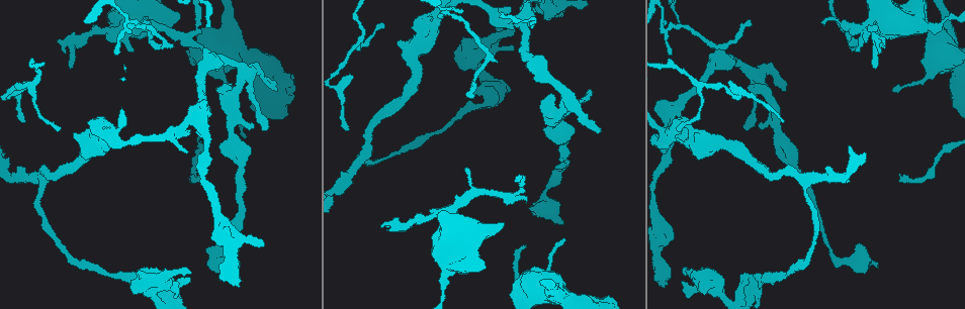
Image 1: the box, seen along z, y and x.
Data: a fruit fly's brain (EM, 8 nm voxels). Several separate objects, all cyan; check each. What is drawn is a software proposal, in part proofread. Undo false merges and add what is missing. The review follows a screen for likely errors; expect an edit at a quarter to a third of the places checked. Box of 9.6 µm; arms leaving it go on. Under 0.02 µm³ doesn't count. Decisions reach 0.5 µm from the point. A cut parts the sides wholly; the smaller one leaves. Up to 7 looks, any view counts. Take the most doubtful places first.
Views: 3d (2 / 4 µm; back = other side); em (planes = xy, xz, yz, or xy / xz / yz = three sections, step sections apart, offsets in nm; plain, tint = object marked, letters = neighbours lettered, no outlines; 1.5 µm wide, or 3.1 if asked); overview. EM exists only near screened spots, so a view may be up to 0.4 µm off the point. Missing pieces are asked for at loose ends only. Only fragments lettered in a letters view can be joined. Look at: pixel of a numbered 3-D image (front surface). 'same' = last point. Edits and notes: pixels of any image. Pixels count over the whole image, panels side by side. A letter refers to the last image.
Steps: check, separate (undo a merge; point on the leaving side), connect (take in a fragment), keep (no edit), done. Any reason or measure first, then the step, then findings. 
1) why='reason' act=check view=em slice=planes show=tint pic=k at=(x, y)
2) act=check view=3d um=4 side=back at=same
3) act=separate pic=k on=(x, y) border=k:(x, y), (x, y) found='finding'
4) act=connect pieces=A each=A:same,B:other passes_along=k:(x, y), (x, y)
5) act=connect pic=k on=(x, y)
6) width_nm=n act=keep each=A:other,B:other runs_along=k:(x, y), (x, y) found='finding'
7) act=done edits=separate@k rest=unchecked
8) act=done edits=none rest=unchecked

why='an open end' act=check view=3d um=2 pic=1 at=(855, 51)

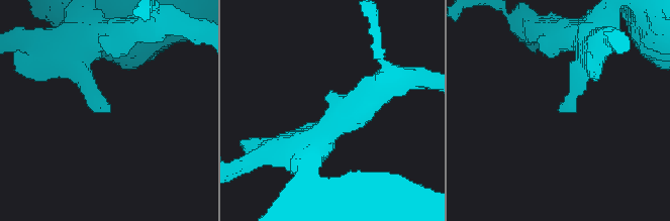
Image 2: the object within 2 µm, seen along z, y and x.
act=check view=em slice=planes show=letters pic=2 at=(110, 111)

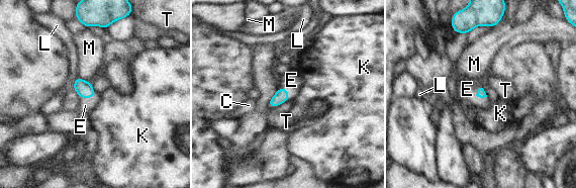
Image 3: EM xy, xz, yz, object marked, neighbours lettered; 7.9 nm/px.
act=connect pieces=E each=C:other,E:same,K:other,L:other,M:other,T:other found='it goes on there'

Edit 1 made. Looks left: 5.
why='redraw' act=check view=overview

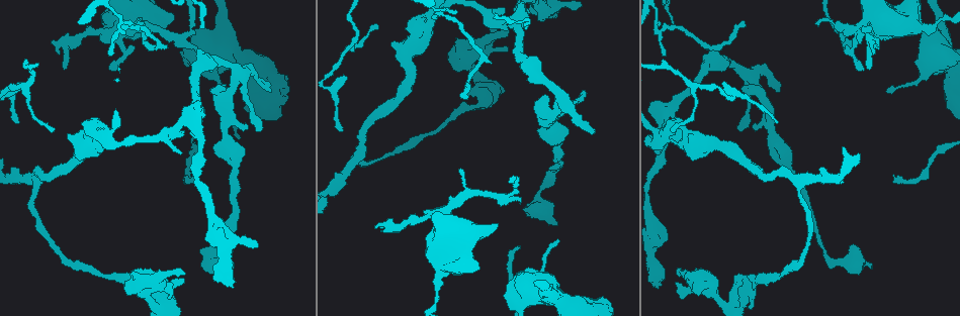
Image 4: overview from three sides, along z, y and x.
why='three-way junction' act=check view=em slice=planes show=plain pic=4 at=(361, 151)

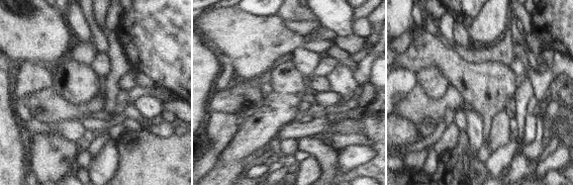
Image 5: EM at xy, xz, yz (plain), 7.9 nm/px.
act=check view=em slice=planes show=tint at=same

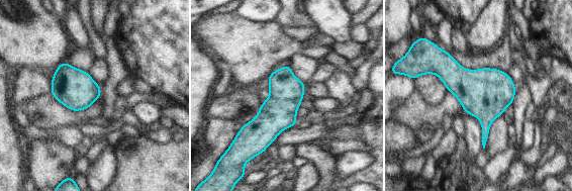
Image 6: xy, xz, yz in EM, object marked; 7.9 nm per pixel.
why='what lies round it' act=check view=em slice=planes show=letters at=same

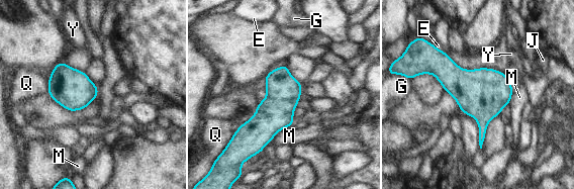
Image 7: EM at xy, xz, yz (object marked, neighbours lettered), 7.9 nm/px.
act=keep each=E:other,G:other,J:other,M:other,Q:other,Y:other border=7:(291, 124), (280, 129), (272, 139) found='one neuron here'

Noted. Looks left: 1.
why='thin neck' act=check view=em slice=planes show=letters pic=4 at=(822, 251)

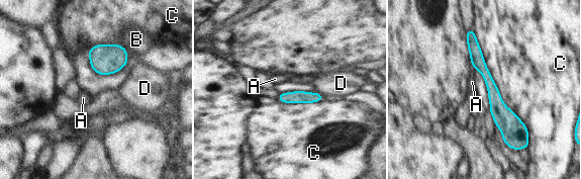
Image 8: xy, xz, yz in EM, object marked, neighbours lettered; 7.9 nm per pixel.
act=keep each=A:other,B:other,C:other,D:other found='all the same neuron'

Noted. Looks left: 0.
act=done edits=connect@3 rest=unchecked

